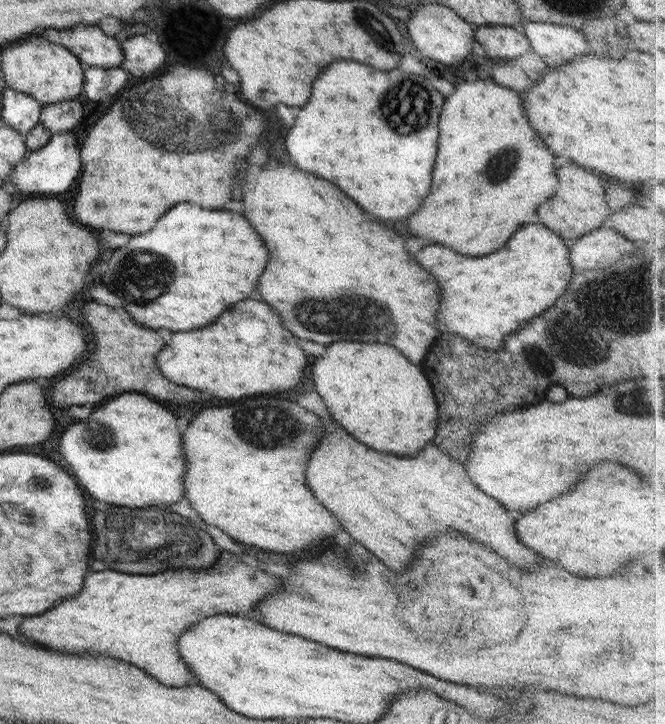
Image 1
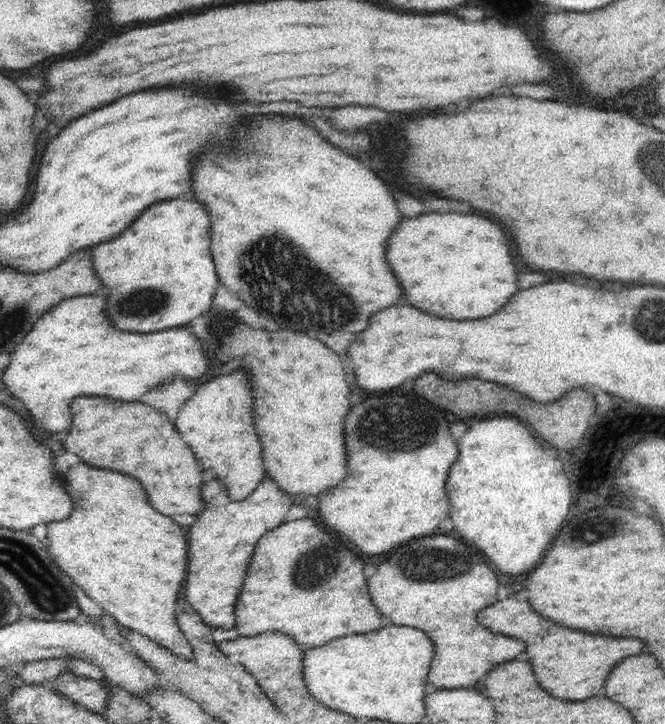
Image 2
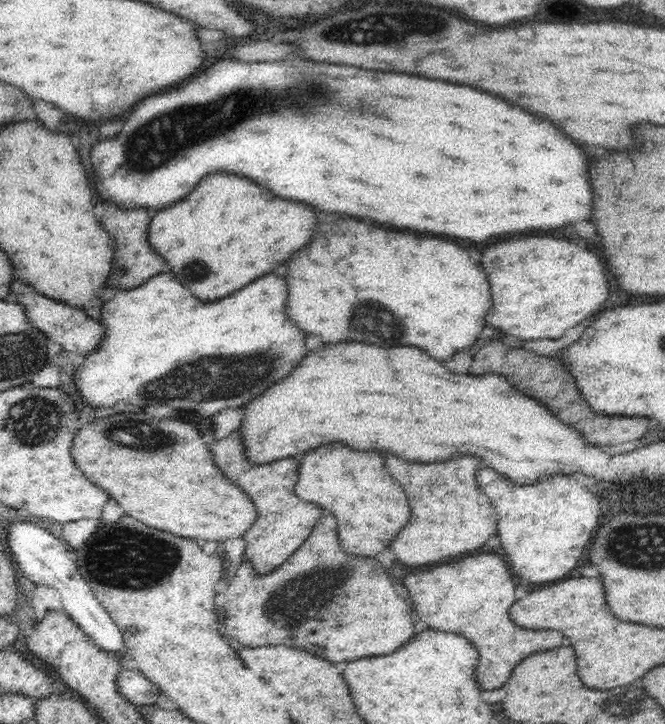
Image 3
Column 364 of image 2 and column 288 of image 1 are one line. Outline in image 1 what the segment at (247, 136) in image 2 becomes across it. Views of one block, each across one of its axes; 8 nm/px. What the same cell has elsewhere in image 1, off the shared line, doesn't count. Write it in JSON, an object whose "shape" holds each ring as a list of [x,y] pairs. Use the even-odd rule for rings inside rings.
{"shape":[[[268,164],[262,170],[256,170],[254,166],[248,166],[248,176],[242,182],[242,200],[246,204],[246,218],[252,222],[252,226],[260,232],[260,236],[264,238],[268,250],[270,250],[270,260],[268,266],[258,282],[258,292],[262,294],[262,300],[270,306],[274,306],[278,310],[278,314],[282,316],[282,322],[288,326],[288,330],[292,330],[292,334],[296,334],[302,340],[312,340],[318,344],[330,344],[330,342],[338,342],[338,340],[352,340],[352,342],[382,342],[382,344],[390,344],[394,348],[398,348],[400,352],[404,352],[404,356],[414,362],[420,364],[424,360],[424,356],[428,354],[430,346],[434,344],[438,330],[436,330],[436,312],[440,308],[440,286],[436,284],[436,280],[432,278],[430,272],[426,272],[408,252],[404,246],[404,236],[400,236],[394,230],[384,228],[382,224],[376,224],[372,220],[368,220],[368,214],[364,214],[364,210],[360,210],[356,206],[356,202],[352,202],[346,194],[342,194],[342,190],[338,190],[336,186],[332,186],[326,180],[320,180],[312,174],[304,174],[302,170],[294,168],[294,166],[286,166],[286,164]]]}

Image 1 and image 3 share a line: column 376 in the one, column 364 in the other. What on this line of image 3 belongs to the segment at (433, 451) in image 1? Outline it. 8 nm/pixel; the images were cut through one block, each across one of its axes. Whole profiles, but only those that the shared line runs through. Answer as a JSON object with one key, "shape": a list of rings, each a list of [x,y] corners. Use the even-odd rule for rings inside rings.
{"shape":[[[320,446],[310,450],[302,462],[298,462],[298,478],[294,490],[300,500],[322,506],[338,519],[338,541],[342,548],[352,556],[372,556],[376,558],[382,548],[390,546],[396,534],[408,524],[410,520],[410,506],[402,486],[384,470],[384,460],[376,452],[358,452],[346,446]]]}

